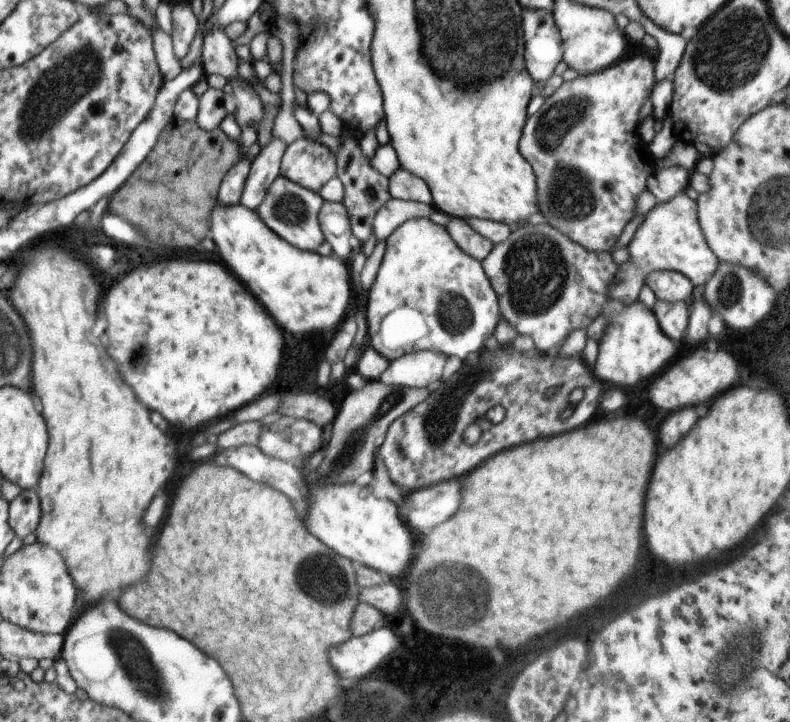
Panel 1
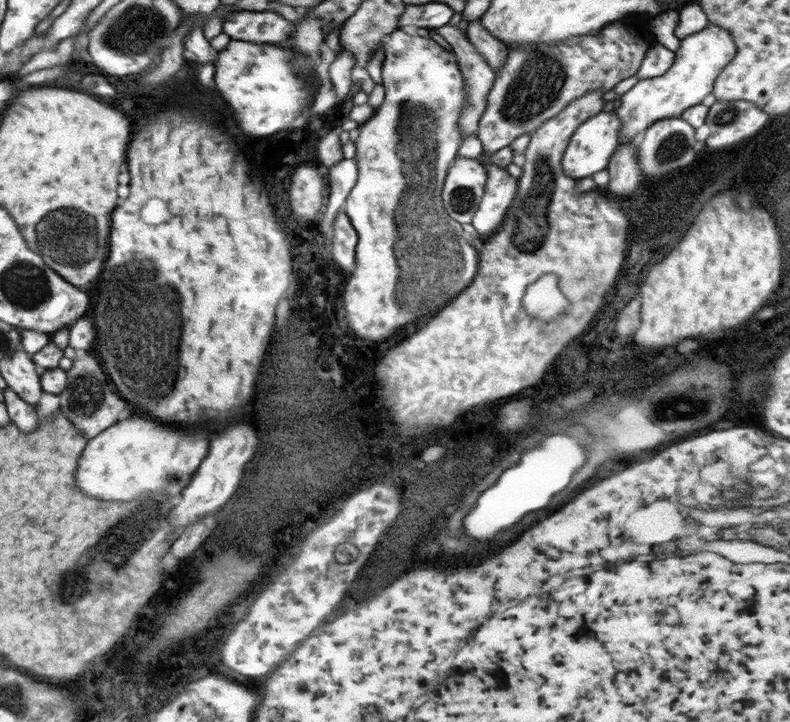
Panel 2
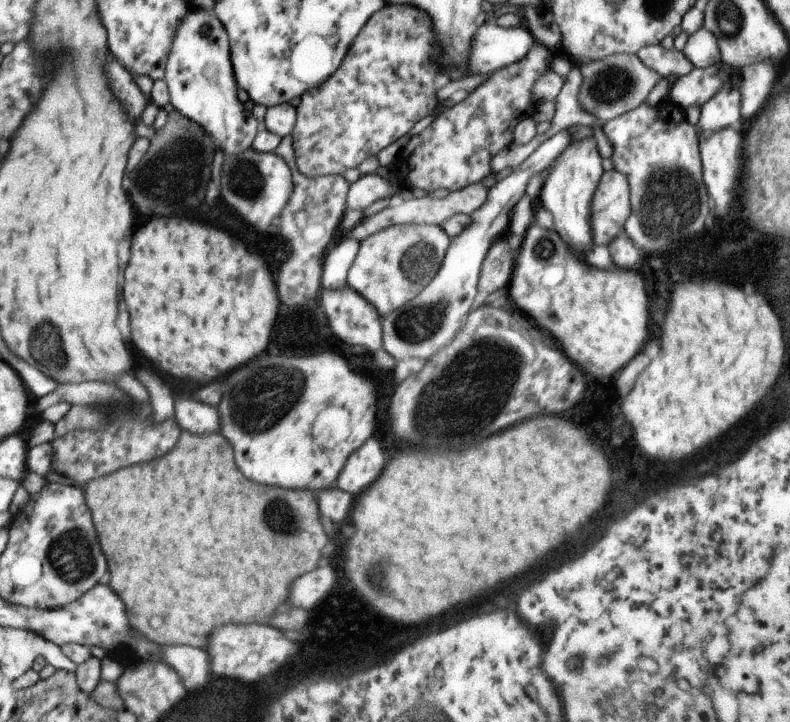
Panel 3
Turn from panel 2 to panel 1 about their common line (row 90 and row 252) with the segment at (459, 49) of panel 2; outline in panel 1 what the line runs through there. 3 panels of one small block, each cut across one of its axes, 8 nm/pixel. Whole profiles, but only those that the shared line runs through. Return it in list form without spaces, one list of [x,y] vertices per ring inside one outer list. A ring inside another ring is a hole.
[[[449,217],[449,223],[446,226],[447,231],[451,233],[452,240],[465,253],[468,253],[483,261],[488,253],[492,250],[493,242],[489,241],[485,236],[476,232],[467,220],[458,217]]]

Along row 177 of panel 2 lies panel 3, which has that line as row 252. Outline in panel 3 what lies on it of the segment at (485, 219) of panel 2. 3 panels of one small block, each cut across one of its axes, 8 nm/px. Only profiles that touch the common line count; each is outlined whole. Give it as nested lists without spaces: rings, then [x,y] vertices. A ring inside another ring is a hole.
[[[508,237],[500,238],[487,252],[483,260],[479,289],[483,297],[506,288],[513,272],[514,248]]]

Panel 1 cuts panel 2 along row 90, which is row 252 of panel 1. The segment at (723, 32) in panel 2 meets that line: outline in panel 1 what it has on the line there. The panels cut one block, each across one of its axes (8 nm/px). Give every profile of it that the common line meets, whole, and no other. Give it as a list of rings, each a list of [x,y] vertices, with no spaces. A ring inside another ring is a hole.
[[[684,191],[666,202],[657,202],[643,218],[628,247],[629,261],[619,266],[615,282],[607,292],[610,301],[624,304],[638,301],[644,278],[651,272],[663,270],[685,274],[692,281],[693,286],[702,291],[703,286],[720,264],[719,257],[711,251],[707,239],[703,236],[698,205]]]

